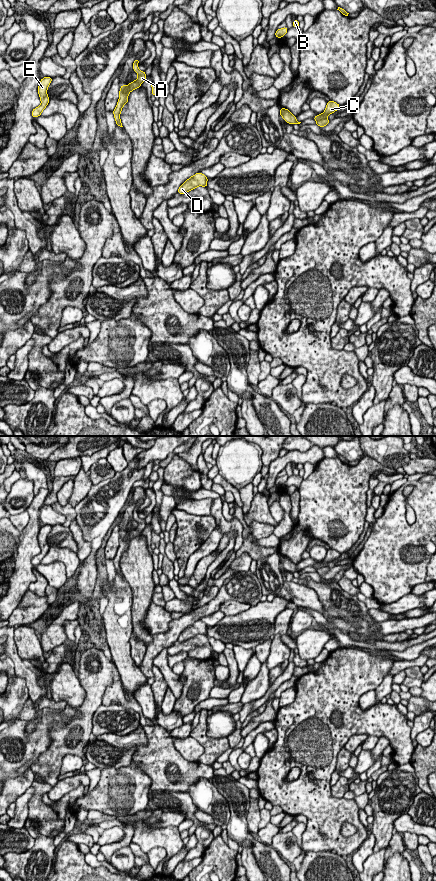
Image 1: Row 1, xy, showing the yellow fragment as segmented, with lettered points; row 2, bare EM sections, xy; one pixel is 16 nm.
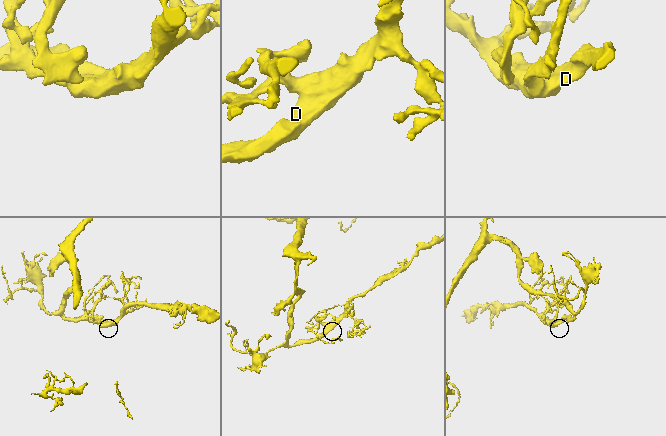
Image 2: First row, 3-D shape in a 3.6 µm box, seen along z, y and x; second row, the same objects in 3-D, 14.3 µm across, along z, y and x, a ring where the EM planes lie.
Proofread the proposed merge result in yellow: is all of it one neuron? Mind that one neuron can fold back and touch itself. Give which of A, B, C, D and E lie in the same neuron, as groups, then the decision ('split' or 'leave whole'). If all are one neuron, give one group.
A B C D E | leave whole

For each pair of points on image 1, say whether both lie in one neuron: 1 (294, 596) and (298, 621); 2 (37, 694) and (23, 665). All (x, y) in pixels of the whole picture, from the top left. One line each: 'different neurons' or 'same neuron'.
1: different neurons
2: same neuron

